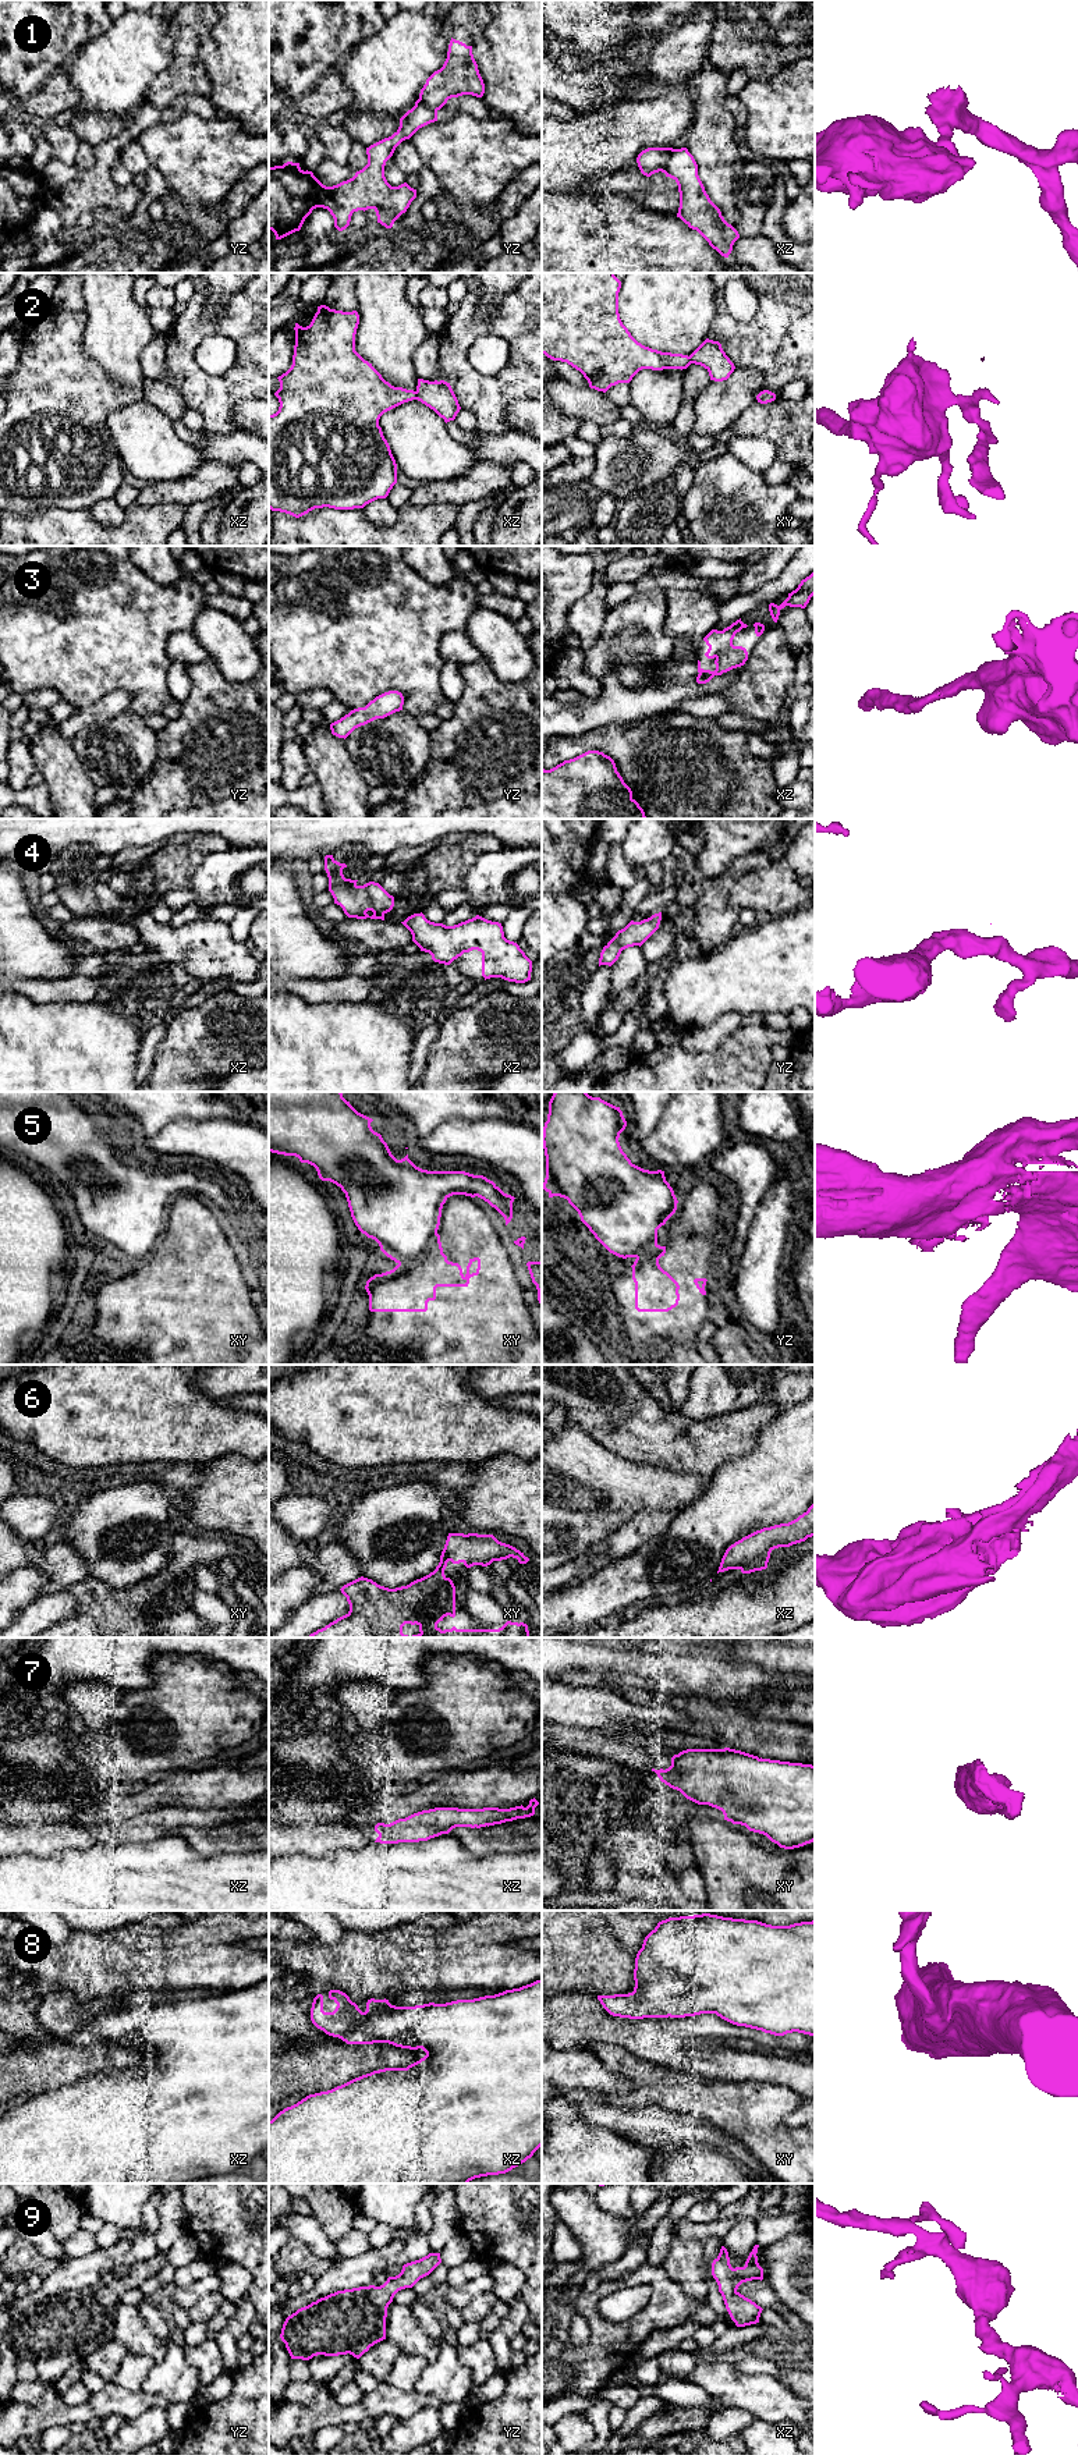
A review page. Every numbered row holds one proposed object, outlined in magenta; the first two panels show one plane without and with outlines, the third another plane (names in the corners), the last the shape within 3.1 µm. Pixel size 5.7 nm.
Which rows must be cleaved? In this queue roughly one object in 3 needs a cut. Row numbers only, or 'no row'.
1, 2, 5

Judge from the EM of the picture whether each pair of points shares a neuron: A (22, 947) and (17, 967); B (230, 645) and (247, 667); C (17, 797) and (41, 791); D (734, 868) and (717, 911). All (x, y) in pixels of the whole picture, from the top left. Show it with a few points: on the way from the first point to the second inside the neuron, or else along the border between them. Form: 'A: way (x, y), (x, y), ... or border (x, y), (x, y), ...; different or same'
A: way (18, 951), (17, 962); same
B: way (234, 650), (236, 657), (241, 663); same
C: way (22, 797), (35, 797); same
D: way (727, 879), (717, 889), (717, 900); same

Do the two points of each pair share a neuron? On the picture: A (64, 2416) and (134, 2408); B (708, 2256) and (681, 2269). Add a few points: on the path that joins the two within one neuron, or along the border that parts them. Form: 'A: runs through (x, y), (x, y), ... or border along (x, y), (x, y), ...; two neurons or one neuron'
A: runs through (81, 2413), (92, 2406), (117, 2406); one neuron
B: border along (701, 2241), (701, 2271), (708, 2291); two neurons

